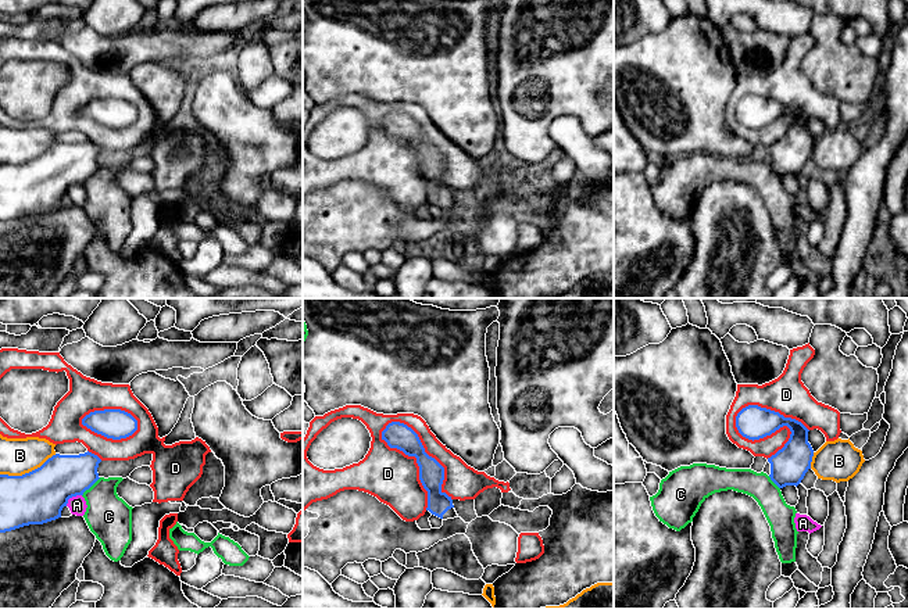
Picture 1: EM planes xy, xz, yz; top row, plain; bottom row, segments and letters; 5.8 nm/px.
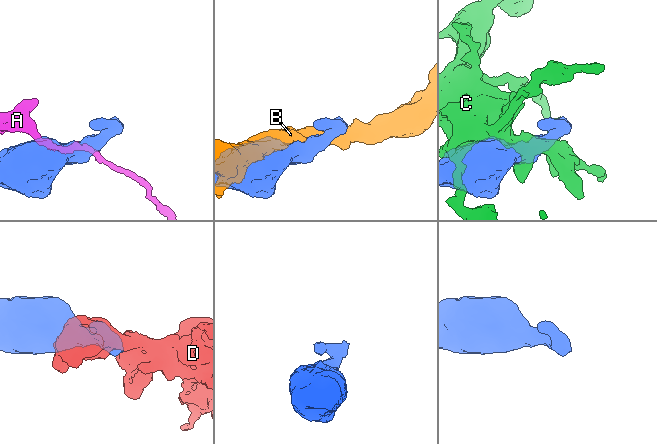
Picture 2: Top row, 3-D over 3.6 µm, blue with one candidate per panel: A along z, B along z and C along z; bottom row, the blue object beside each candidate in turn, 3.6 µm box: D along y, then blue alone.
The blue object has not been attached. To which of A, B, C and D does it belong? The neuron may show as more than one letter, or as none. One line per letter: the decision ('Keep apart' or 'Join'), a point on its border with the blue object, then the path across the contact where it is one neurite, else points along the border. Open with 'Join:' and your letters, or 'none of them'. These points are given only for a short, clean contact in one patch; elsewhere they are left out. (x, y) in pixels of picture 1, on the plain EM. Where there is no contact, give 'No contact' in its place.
Join: none of them
A: Keep apart. Touches blue at xy (71, 186)
B: Keep apart. Touches blue at xy (29, 161)
C: Keep apart. Touches blue at xy (90, 175)
D: Keep apart. Touches blue at xz (426, 143)

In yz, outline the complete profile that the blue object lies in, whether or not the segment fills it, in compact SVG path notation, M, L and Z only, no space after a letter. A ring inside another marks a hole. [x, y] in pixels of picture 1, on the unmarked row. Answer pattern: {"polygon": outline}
{"polygon": "M758 94L743 97L736 105L739 122L753 130L771 125L783 115L787 115L791 123L784 136L768 147L769 166L779 178L797 176L811 158L814 146L814 139L808 132L809 119L796 108Z"}

